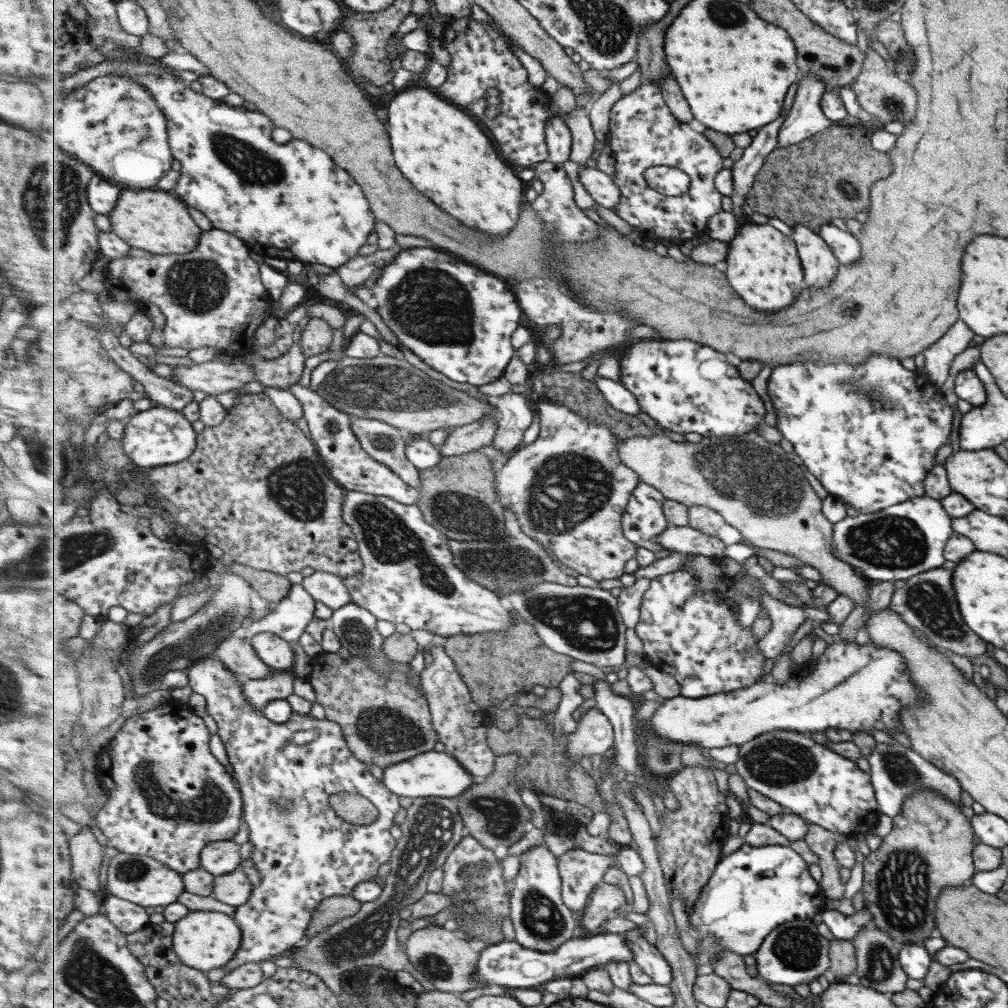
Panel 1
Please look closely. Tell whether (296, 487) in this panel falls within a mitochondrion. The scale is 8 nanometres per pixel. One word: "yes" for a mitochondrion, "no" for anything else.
yes

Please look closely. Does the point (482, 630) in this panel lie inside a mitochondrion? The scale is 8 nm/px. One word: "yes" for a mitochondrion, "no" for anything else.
no

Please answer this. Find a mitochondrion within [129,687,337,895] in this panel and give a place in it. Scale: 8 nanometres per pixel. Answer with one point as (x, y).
(212, 805)

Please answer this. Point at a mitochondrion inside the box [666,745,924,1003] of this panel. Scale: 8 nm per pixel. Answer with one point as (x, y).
(797, 947)

